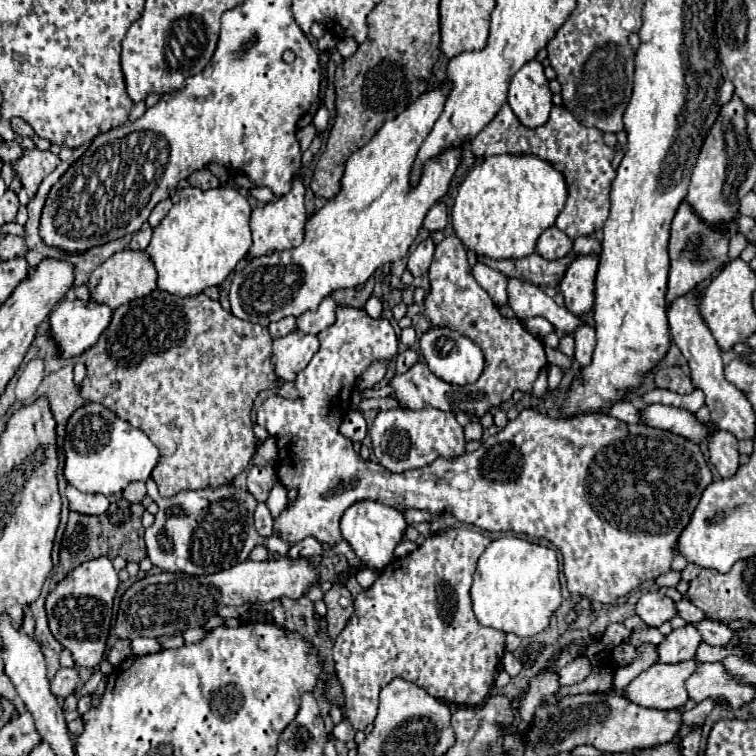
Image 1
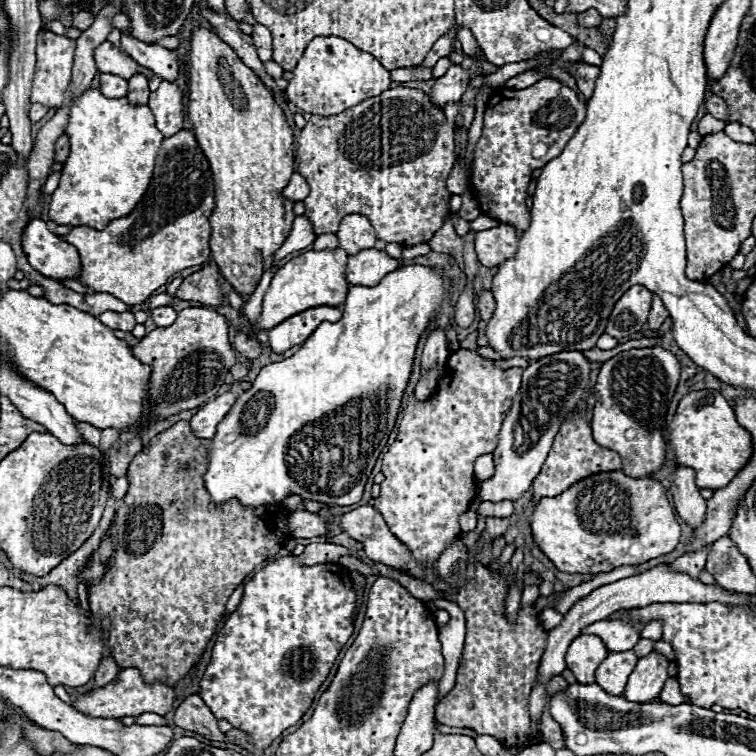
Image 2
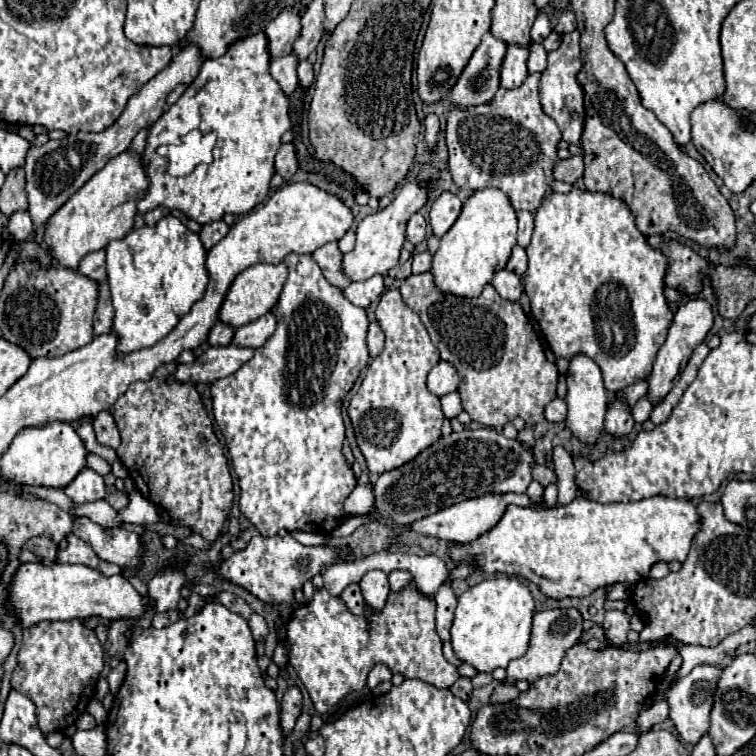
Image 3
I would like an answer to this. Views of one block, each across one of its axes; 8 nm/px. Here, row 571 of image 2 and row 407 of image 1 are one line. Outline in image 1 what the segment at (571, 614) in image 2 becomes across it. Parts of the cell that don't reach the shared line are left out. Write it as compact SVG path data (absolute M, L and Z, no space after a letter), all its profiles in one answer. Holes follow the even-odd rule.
M650 404L642 412L642 420L646 426L668 430L668 432L674 432L688 440L694 440L694 442L700 442L708 436L708 426L696 422L694 414L690 414L688 410L680 410L674 406Z

